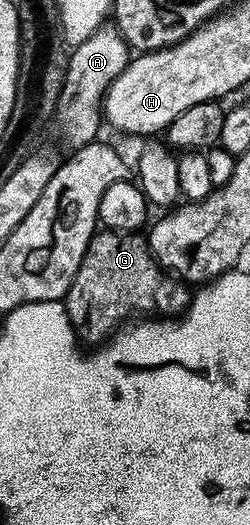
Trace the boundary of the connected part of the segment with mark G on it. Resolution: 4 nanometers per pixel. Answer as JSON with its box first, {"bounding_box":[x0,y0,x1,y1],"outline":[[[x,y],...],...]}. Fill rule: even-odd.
{"bounding_box":[64,231,191,346],"outline":[[[99,231],[90,236],[84,262],[80,262],[80,270],[76,270],[76,278],[72,278],[72,286],[64,301],[79,341],[86,346],[101,345],[114,335],[119,325],[139,314],[153,314],[158,318],[181,317],[190,304],[191,289],[157,264],[149,243],[138,234]]]}

